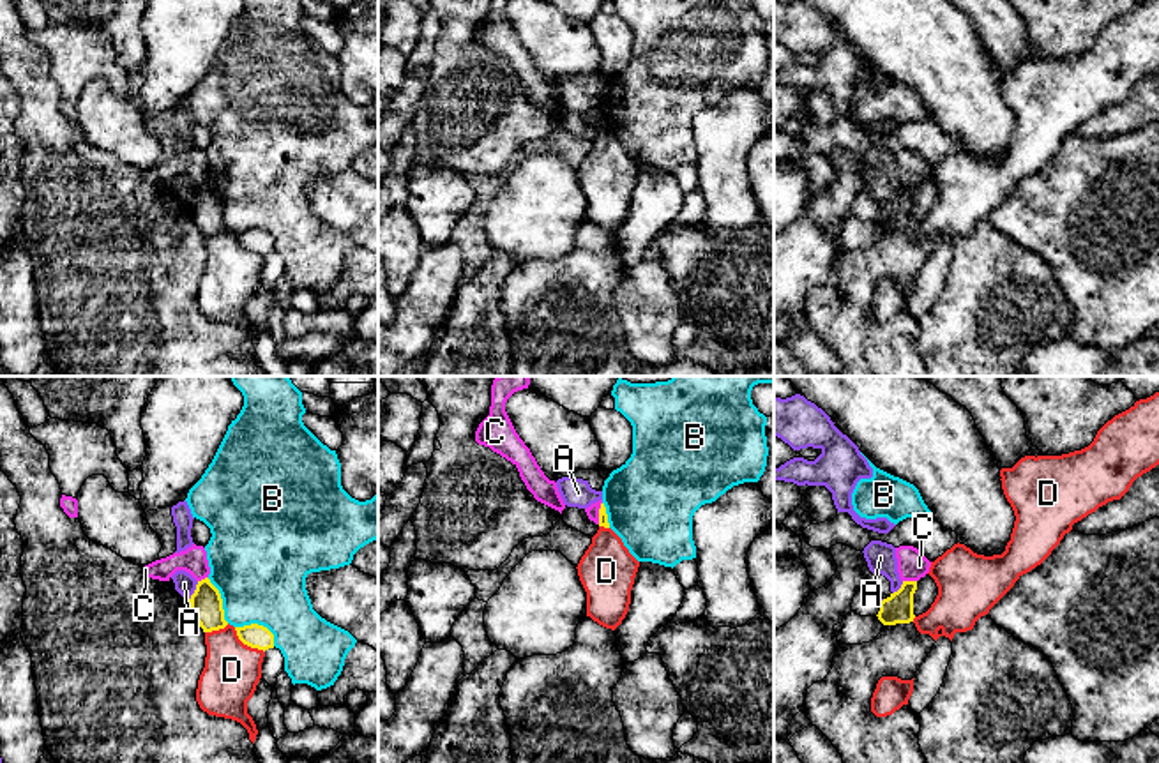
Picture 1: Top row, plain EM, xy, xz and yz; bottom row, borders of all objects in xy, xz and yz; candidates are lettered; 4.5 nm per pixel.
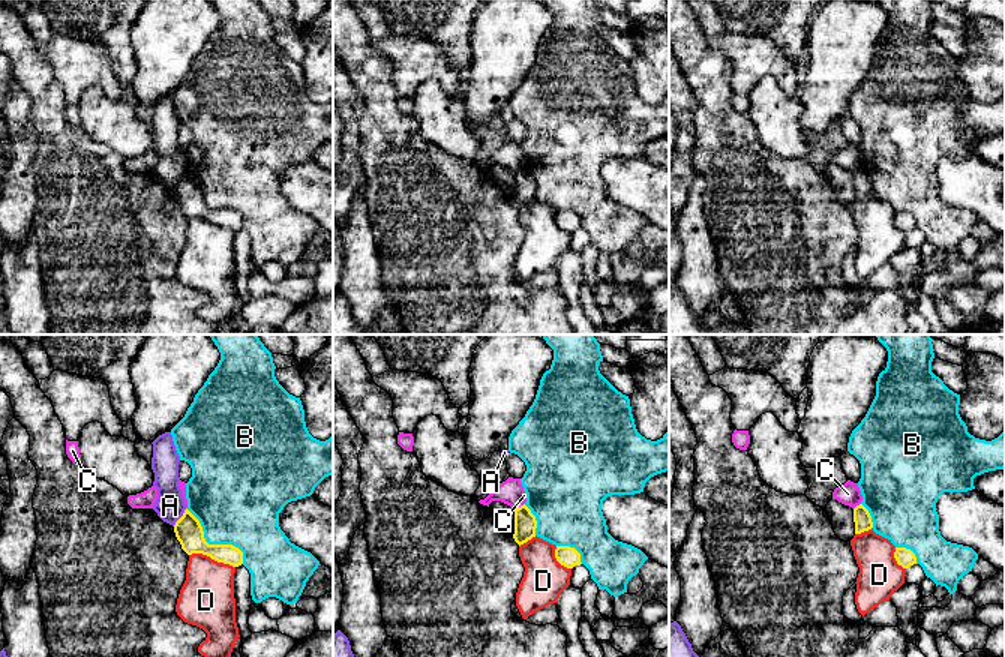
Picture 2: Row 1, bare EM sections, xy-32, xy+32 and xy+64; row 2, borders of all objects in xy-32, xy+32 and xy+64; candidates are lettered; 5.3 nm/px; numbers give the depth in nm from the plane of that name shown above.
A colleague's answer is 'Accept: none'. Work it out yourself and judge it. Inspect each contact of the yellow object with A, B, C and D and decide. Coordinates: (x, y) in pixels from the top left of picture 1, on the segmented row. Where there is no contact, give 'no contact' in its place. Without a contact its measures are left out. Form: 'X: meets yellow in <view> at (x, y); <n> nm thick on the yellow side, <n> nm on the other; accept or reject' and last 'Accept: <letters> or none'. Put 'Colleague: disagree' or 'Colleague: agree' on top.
Colleague: agree
A: meets yellow in xy at (195, 590); 140 nm thick on the yellow side, 100 nm on the other; reject
B: meets yellow in xy at (260, 626); 110 nm thick on the yellow side, 420 nm on the other; reject
C: meets yellow in yz at (910, 581); 140 nm thick on the yellow side, 140 nm on the other; reject
D: meets yellow in xy at (246, 643); 110 nm thick on the yellow side, 260 nm on the other; reject
Accept: none

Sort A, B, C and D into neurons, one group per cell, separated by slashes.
A / B / C / D

